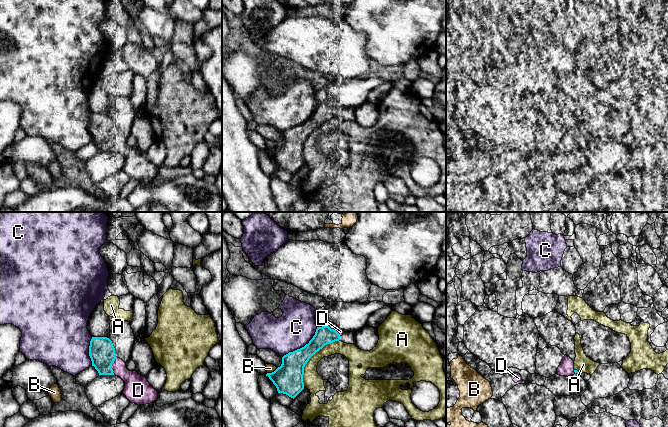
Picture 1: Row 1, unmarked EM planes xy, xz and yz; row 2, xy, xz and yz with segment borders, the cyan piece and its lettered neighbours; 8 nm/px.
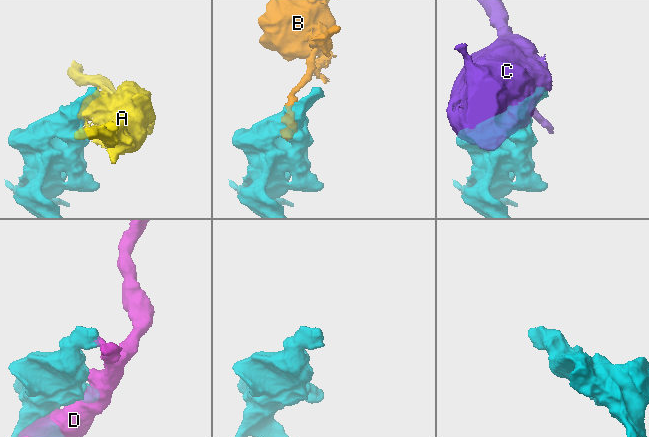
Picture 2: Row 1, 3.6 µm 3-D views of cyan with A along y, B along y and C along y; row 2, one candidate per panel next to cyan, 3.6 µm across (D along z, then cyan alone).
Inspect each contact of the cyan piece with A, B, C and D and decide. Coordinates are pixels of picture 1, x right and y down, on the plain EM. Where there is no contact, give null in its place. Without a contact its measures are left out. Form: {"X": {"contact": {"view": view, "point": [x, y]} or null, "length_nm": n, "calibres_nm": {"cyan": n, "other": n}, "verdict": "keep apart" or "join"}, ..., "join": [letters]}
{"A": {"contact": {"view": "xz", "point": [310, 133]}, "length_nm": 480, "calibres_nm": {"cyan": 240, "other": 150}, "verdict": "keep apart"}, "B": {"contact": {"view": "xz", "point": [272, 148]}, "length_nm": 100, "calibres_nm": {"cyan": 240, "other": 70}, "verdict": "keep apart"}, "C": {"contact": {"view": "xz", "point": [302, 123]}, "length_nm": 380, "calibres_nm": {"cyan": 220, "other": 300}, "verdict": "keep apart"}, "D": {"contact": {"view": "xy", "point": [111, 141]}, "length_nm": 140, "calibres_nm": {"cyan": 200, "other": 180}, "verdict": "keep apart"}, "join": []}

